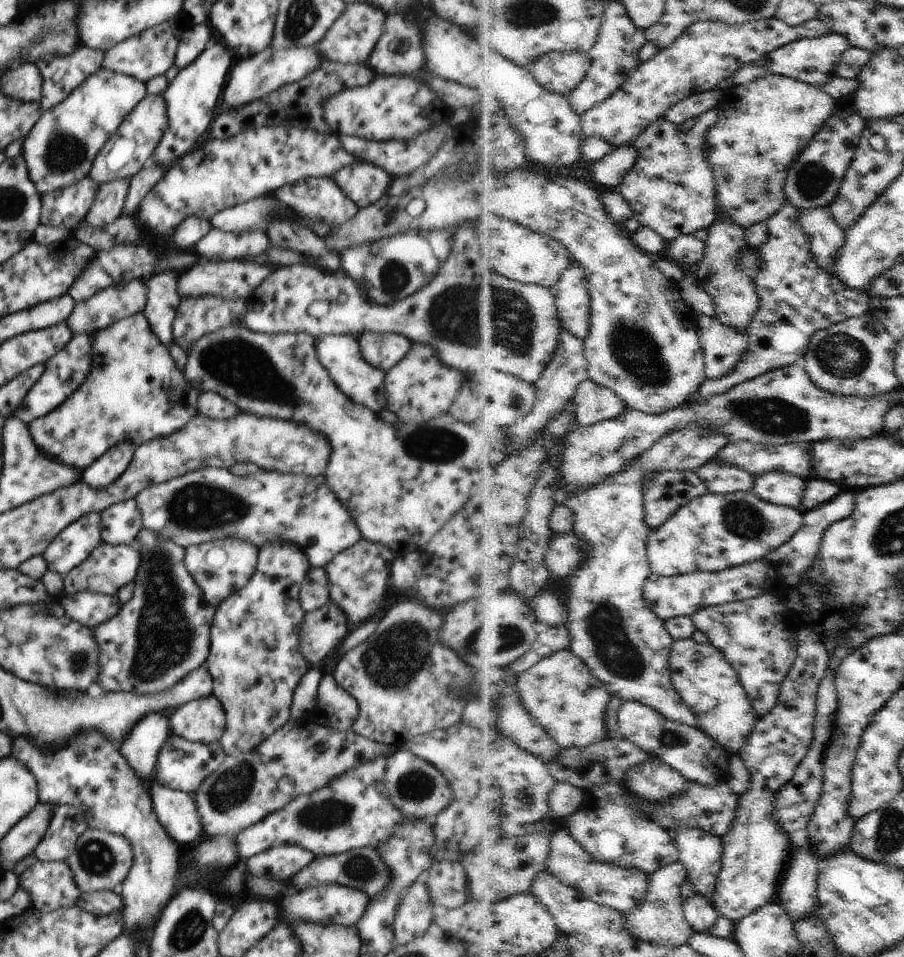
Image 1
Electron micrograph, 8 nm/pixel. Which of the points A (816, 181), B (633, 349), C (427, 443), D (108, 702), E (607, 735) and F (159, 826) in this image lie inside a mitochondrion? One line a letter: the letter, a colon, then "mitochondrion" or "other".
A: mitochondrion
B: mitochondrion
C: mitochondrion
D: other
E: other
F: other

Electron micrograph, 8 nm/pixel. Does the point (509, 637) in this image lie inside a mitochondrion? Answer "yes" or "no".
yes

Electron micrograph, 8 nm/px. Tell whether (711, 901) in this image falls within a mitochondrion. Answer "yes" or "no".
no

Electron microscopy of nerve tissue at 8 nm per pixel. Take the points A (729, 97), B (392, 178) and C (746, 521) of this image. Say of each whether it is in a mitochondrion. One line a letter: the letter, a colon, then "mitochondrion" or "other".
A: other
B: other
C: mitochondrion

